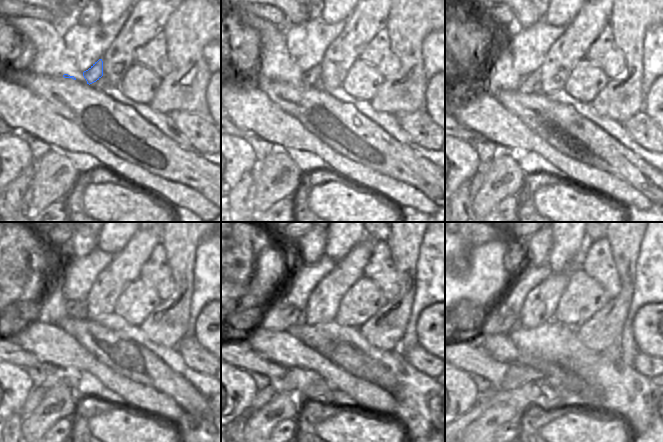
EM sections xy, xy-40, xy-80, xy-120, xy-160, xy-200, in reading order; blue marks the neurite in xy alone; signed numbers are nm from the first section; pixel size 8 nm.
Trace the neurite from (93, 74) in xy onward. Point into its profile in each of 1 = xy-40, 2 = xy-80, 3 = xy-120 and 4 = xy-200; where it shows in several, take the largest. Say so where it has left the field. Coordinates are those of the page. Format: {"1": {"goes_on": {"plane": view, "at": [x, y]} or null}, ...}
{"1": {"goes_on": {"plane": "xy-40", "at": [312, 77]}}, "2": {"goes_on": {"plane": "xy-80", "at": [529, 83]}}, "3": {"goes_on": {"plane": "xy-120", "at": [77, 309]}}, "4": {"goes_on": {"plane": "xy-200", "at": [499, 320]}}}

